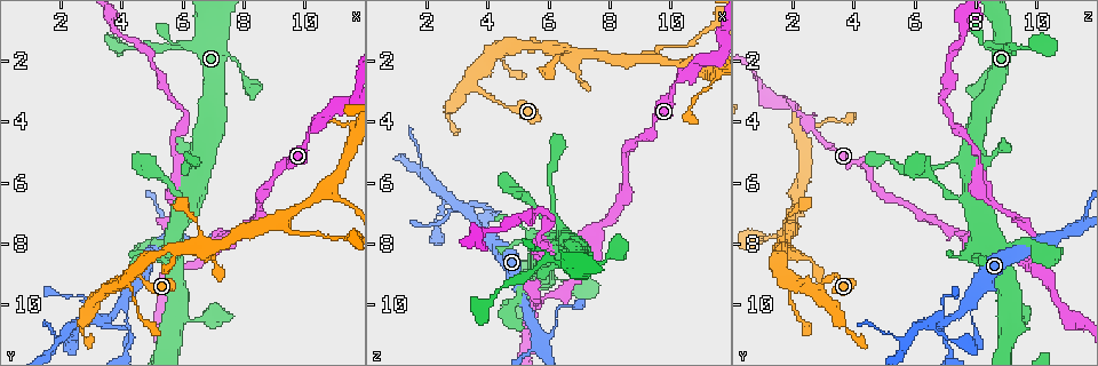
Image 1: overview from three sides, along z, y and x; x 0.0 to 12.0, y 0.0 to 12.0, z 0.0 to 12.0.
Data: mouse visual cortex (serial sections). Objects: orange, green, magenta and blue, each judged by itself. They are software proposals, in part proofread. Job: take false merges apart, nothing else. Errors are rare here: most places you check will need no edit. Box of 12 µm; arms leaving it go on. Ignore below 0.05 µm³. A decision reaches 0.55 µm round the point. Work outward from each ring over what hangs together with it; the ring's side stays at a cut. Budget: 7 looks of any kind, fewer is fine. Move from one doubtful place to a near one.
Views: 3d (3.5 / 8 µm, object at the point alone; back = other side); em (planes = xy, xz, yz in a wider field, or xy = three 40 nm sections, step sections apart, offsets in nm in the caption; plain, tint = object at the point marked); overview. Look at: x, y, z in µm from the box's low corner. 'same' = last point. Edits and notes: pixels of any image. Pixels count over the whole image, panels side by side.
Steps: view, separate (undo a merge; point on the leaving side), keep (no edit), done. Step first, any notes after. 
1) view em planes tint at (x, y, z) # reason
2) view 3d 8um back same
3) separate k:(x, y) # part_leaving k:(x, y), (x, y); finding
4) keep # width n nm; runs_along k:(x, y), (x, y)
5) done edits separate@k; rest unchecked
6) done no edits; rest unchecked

view 3d 3.5um at (5.2, 5.6, 6.4)

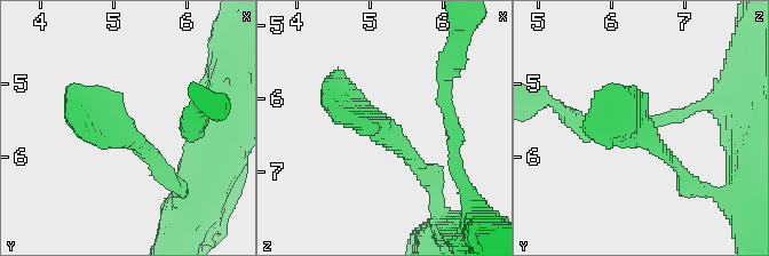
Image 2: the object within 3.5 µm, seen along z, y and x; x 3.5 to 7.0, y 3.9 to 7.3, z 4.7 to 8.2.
view em planes tint at (5.20, 5.65, 6.40) # arm_widths 150, 350 nm

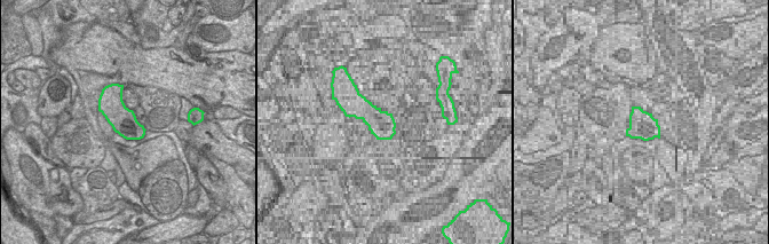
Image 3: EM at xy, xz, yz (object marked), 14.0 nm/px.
keep # runs_along 2:(423, 176), (402, 146), (325, 88); one cell here

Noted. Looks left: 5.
view 3d 3.5um back at (6.8, 8.1, 1.7) # small branch off a trunk

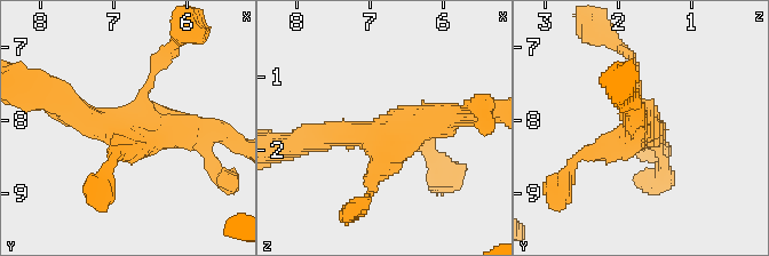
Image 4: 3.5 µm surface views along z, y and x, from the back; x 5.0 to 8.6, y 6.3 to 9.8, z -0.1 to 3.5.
view em xy step 5 tint at (6.65, 8.10, 1.70) # arms 4; arm_widths 100, 250, 350, 400 nm; shape alone is not enough

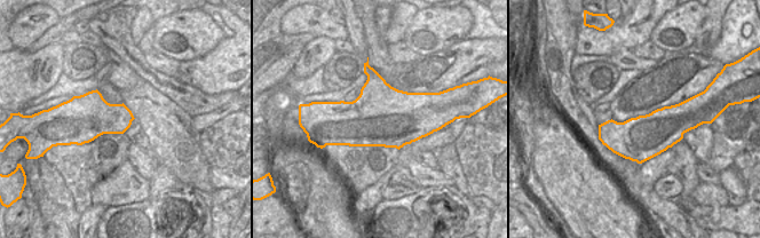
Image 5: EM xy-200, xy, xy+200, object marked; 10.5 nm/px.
keep # runs_along 4:(213, 134), (115, 130), (65, 105); one cell here

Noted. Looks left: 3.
view 3d 3.5um at (9.2, 7.3, 1.9) # a fork

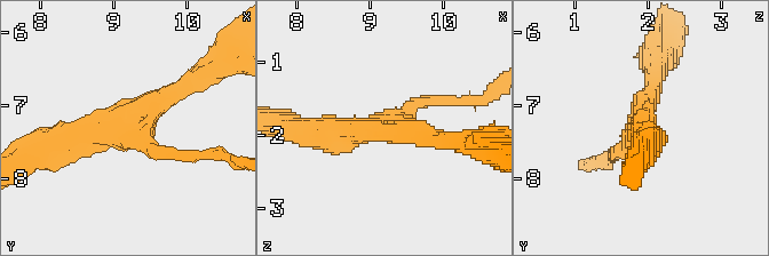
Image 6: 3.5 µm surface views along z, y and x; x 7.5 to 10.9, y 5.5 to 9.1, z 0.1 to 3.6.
keep # arms 3; runs_along 6:(53, 143), (127, 133), (190, 80); all the same cell

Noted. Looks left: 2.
done no edits; rest unchecked

